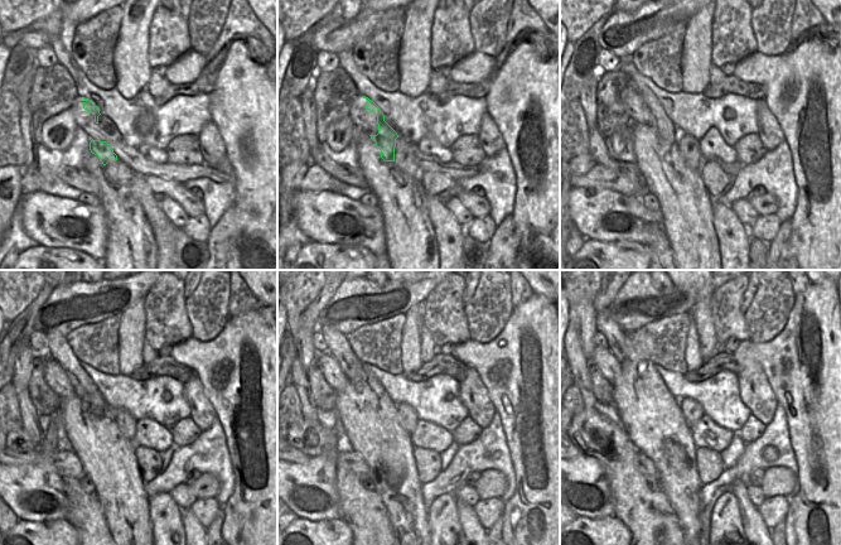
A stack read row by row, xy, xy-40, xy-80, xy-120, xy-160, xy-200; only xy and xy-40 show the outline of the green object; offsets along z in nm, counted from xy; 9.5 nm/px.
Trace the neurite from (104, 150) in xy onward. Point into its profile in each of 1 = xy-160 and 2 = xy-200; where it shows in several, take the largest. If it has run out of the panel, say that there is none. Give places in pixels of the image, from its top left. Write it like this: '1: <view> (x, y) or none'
1: xy-160 (338, 345)
2: xy-200 (617, 339)

